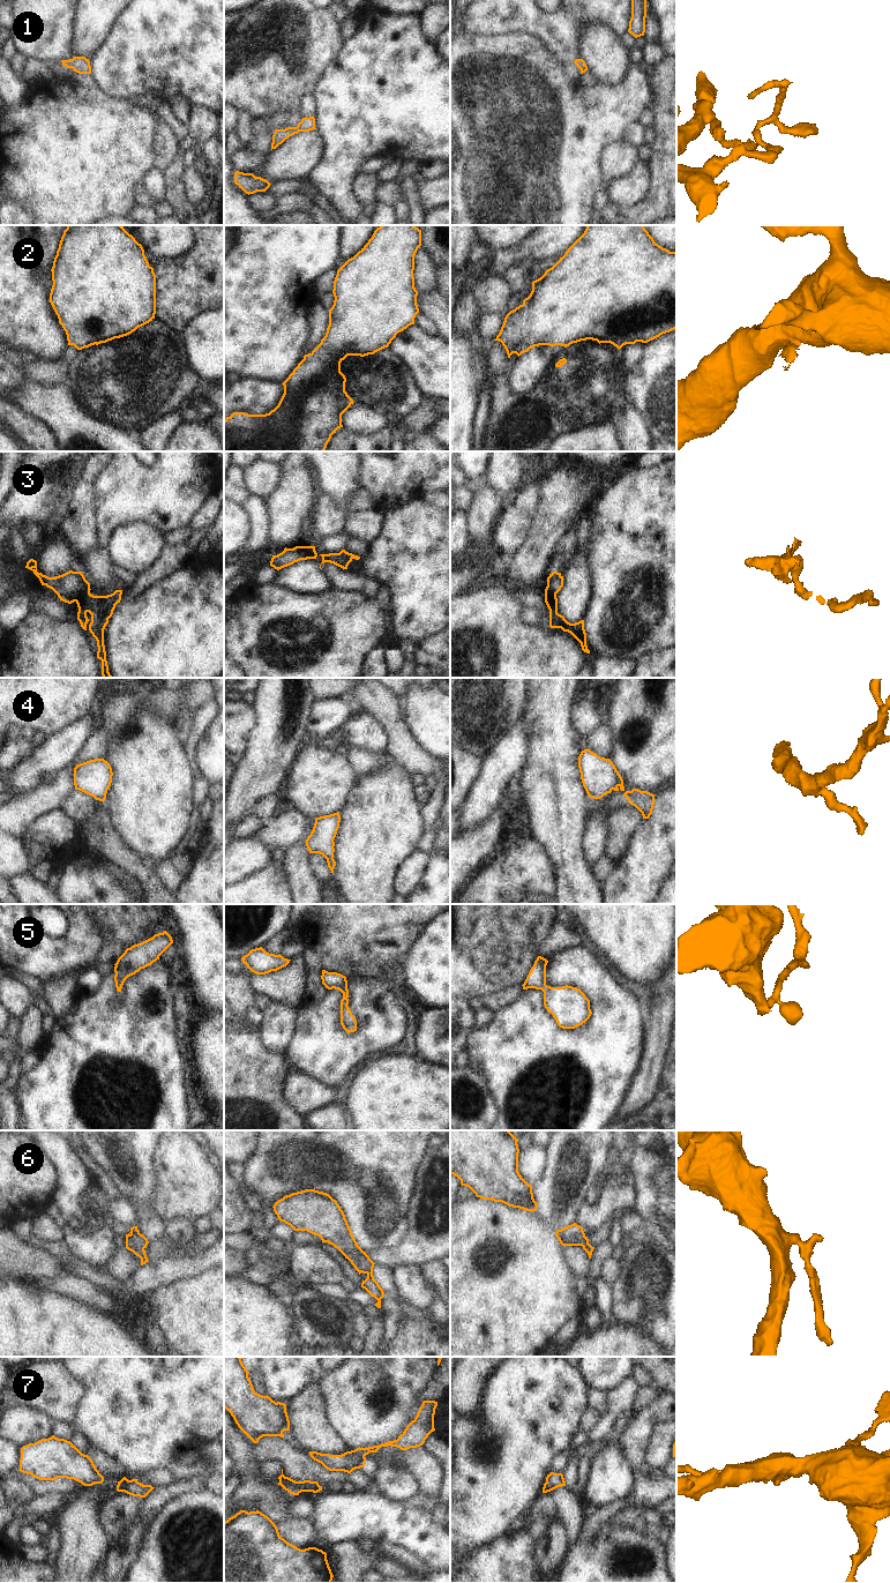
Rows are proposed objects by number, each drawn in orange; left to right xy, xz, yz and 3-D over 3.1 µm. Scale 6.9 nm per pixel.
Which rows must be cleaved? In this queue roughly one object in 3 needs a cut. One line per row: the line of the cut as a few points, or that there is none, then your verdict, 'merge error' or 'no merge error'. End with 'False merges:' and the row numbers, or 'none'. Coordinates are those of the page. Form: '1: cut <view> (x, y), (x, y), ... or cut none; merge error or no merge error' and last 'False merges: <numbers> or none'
1: cut none; no merge error
2: cut yz (592, 338), (603, 342); merge error
3: cut xy (89, 592), (82, 592), (75, 600); merge error
4: cut none; no merge error
5: cut none; no merge error
6: cut none; no merge error
7: cut none; no merge error
False merges: 2, 3

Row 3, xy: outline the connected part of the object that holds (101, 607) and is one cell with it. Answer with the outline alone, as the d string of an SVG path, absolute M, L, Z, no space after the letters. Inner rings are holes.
M115 590L107 596L94 596L89 592L83 592L76 598L78 607L77 620L81 627L84 630L89 629L97 641L97 658L102 660L103 678L112 678L106 660L104 629L113 614L115 605L120 603L121 595L122 590Z

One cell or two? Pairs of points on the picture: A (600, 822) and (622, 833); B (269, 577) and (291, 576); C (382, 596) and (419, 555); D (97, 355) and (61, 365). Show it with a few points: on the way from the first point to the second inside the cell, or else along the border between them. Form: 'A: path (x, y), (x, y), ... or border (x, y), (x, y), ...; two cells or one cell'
A: border (608, 820), (608, 835), (604, 852); two cells
B: border (277, 570), (273, 582); two cells
C: border (364, 575), (384, 587), (393, 615); two cells
D: border (69, 364), (69, 371), (65, 381); two cells

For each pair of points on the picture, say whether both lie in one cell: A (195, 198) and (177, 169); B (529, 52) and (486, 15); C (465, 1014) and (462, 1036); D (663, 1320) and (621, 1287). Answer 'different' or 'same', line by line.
A: different
B: different
C: same
D: same

